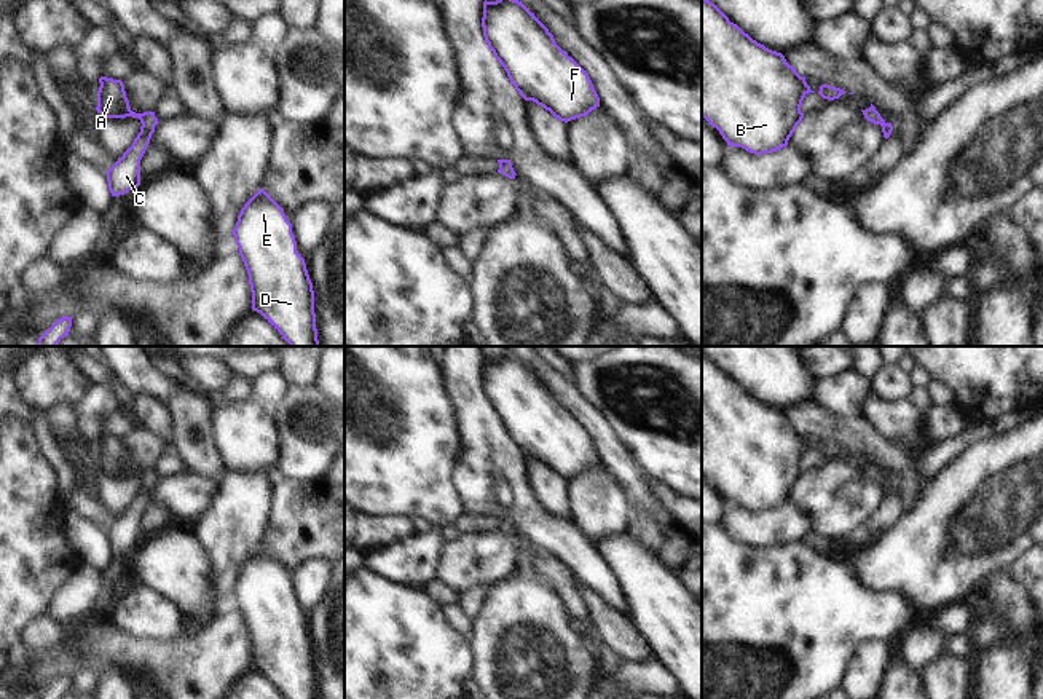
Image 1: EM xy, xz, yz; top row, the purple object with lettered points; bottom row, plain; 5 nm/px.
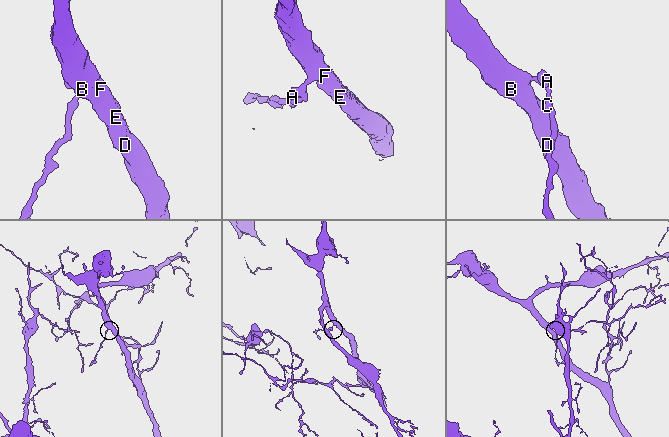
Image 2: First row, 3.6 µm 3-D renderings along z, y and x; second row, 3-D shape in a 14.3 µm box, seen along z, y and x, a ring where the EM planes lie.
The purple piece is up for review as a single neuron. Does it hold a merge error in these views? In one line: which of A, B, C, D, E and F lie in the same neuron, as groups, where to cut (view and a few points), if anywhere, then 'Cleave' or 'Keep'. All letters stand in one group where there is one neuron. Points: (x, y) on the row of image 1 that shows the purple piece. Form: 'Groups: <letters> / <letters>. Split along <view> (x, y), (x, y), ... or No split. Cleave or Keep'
Groups: A B C D E F. No split. Keep

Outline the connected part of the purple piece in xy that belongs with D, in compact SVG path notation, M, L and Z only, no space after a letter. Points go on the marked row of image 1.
M260 188L241 209L233 236L249 274L252 310L290 346L321 346L313 282L284 209Z

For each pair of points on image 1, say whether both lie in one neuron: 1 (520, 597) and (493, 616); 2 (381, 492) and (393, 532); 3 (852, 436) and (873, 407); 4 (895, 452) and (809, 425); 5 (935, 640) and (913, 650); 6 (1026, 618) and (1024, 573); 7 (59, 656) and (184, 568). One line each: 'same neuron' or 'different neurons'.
1: same neuron
2: different neurons
3: different neurons
4: same neuron
5: same neuron
6: different neurons
7: different neurons

